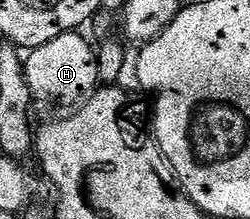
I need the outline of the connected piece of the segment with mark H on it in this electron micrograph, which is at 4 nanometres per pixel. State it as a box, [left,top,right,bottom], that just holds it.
[24,30,101,109]

